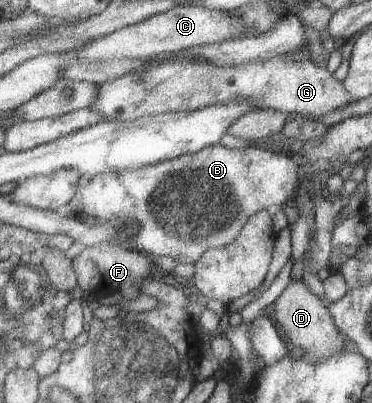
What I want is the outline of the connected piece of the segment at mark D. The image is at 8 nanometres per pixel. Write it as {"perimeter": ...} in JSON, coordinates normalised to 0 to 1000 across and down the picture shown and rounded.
{"perimeter":[[[809,690],[780,692],[758,727],[742,737],[734,757],[742,799],[774,846],[788,861],[806,866],[828,886],[839,886],[839,896],[876,896],[887,881],[914,876],[927,866],[927,836],[898,809],[892,787],[860,732],[839,727]]]}

